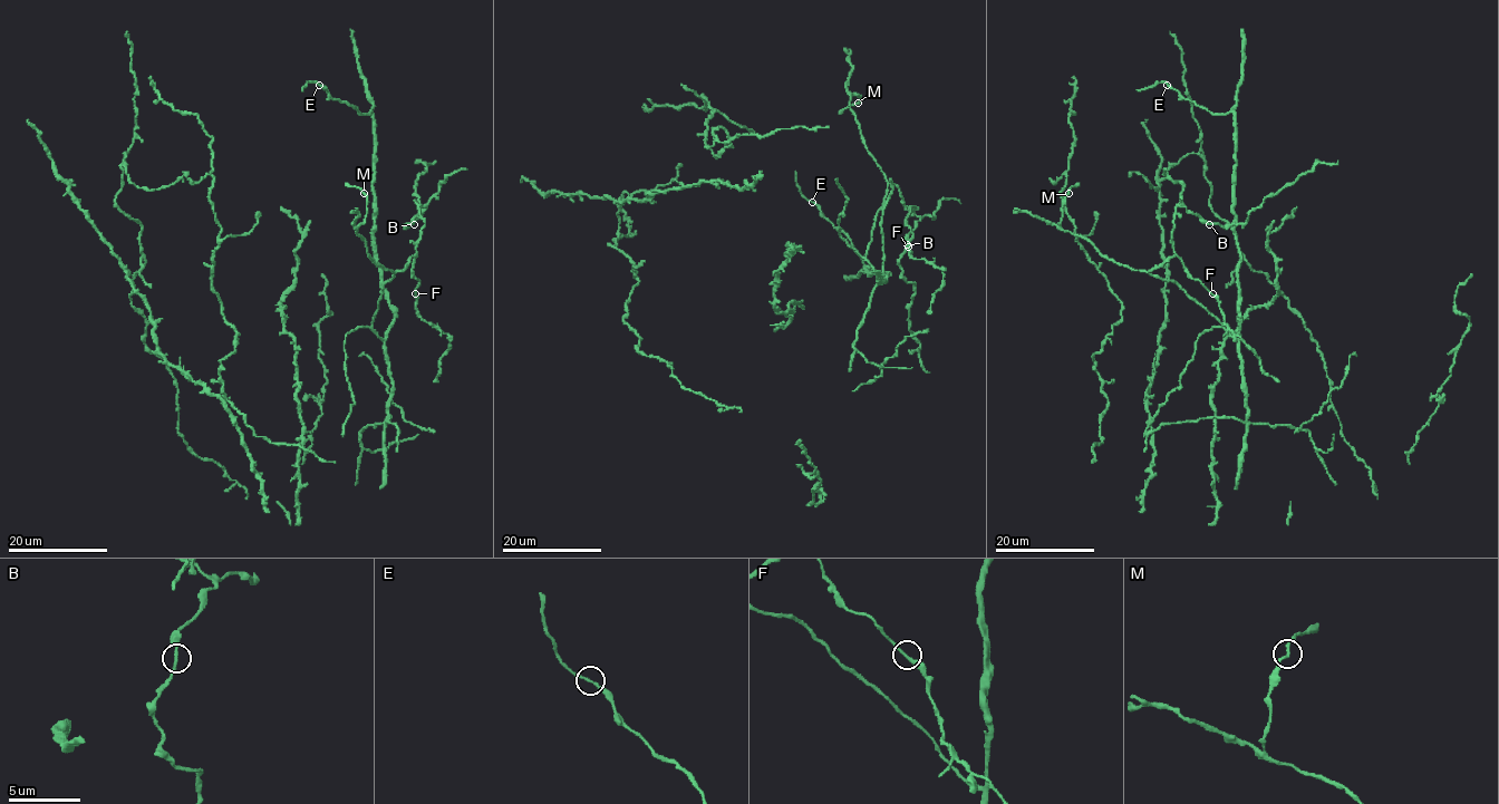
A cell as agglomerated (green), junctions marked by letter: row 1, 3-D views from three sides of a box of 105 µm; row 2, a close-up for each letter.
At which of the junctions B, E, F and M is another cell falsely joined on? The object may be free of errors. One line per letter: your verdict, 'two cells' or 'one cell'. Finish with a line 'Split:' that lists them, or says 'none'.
B: one cell
E: one cell
F: one cell
M: one cell
Split: none

